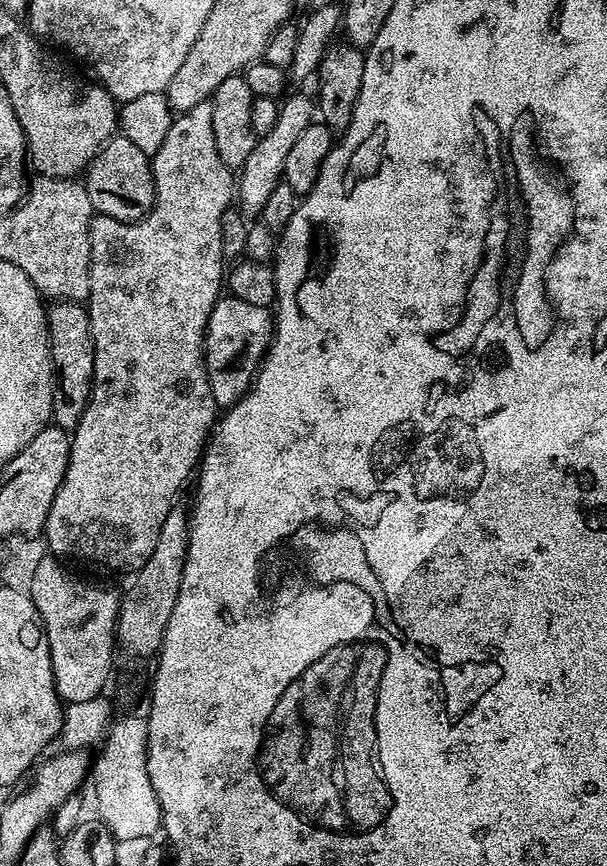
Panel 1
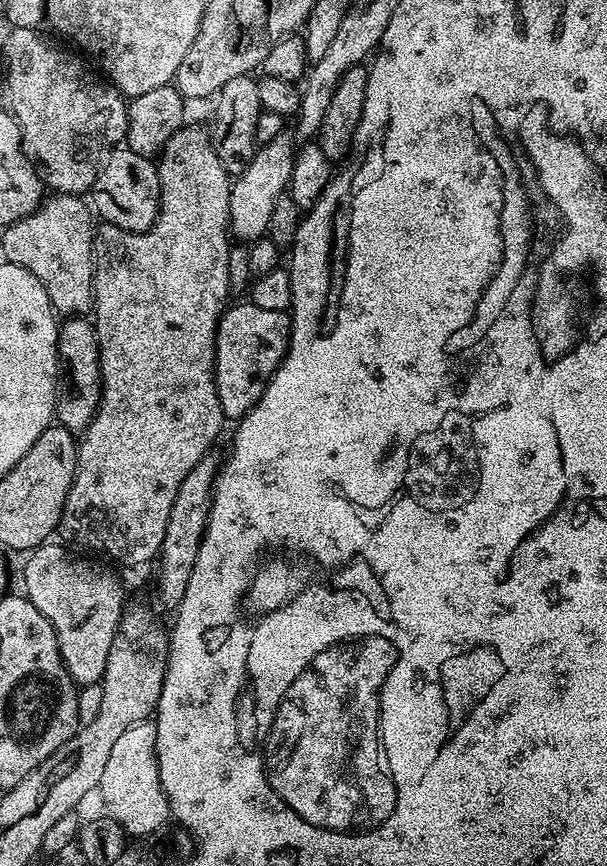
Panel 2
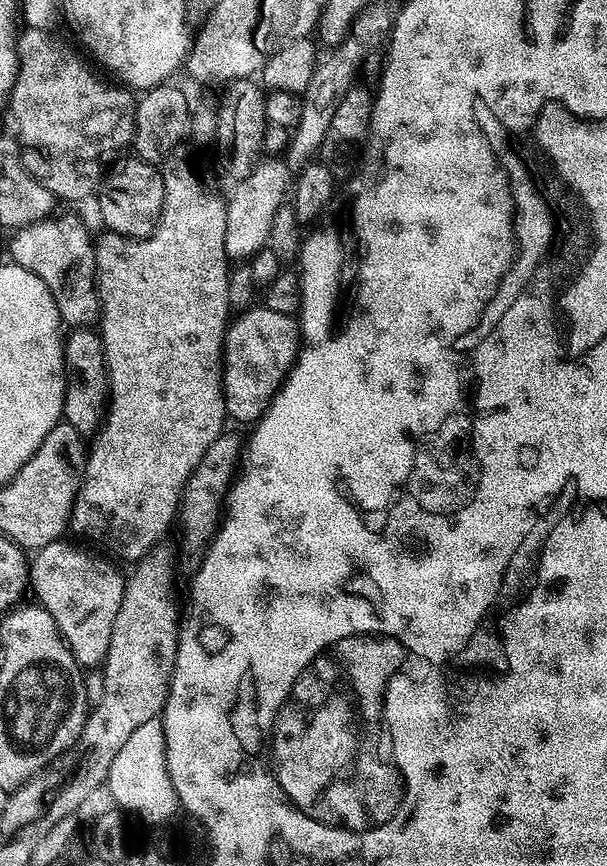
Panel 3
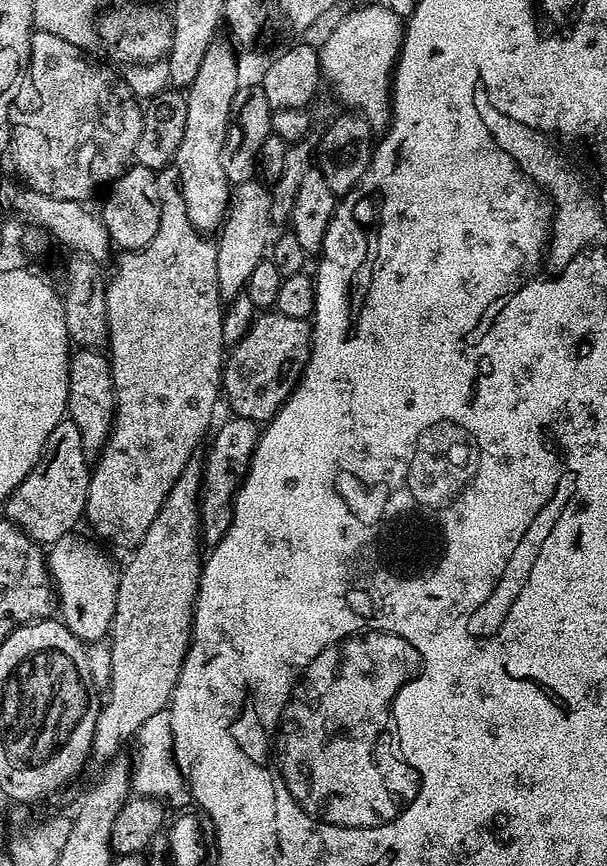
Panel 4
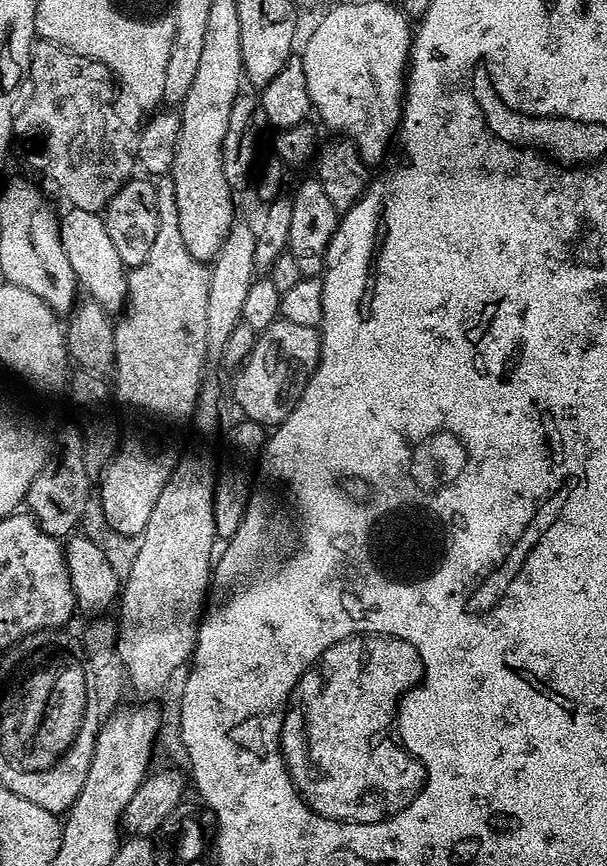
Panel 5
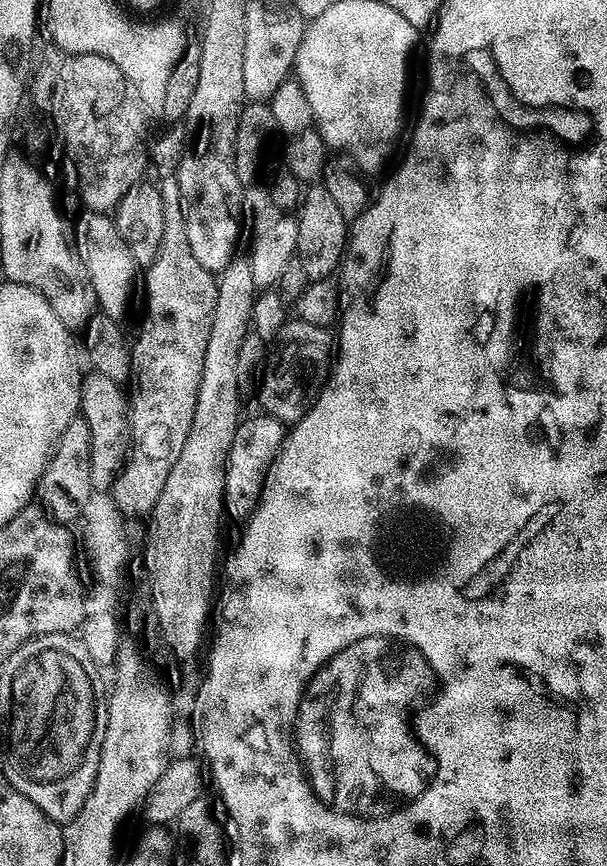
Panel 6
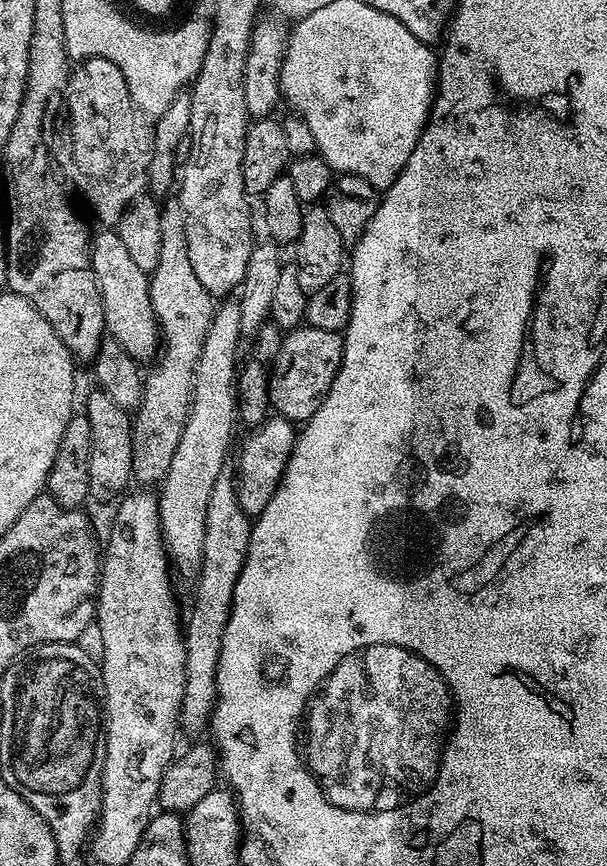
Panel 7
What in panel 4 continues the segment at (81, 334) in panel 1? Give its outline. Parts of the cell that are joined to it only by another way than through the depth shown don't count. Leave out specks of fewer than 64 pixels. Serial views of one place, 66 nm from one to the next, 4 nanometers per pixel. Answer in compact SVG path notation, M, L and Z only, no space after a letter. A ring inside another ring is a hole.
M81 348L71 353L68 362L68 410L67 419L78 426L82 437L82 450L89 462L99 460L108 435L112 433L112 423L116 417L116 391L112 377L112 365L103 351Z

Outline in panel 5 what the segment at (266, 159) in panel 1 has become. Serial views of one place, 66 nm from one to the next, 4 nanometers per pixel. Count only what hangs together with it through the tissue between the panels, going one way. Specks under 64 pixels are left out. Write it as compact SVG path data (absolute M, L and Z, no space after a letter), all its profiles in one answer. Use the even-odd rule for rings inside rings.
M233 223L232 229L220 247L220 253L211 261L210 271L210 310L206 312L206 328L208 330L208 346L213 353L223 353L235 327L243 321L242 306L246 303L246 294L250 294L250 286L257 279L258 269L254 258L254 230L251 223Z

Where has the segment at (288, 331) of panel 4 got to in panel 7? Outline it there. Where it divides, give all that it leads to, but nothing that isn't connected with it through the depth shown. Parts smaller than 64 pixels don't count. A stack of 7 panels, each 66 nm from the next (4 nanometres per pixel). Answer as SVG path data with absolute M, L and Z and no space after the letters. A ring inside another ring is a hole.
M307 326L291 329L281 339L276 359L271 361L267 373L271 411L293 422L308 421L330 390L340 369L343 353L344 337L339 332Z

